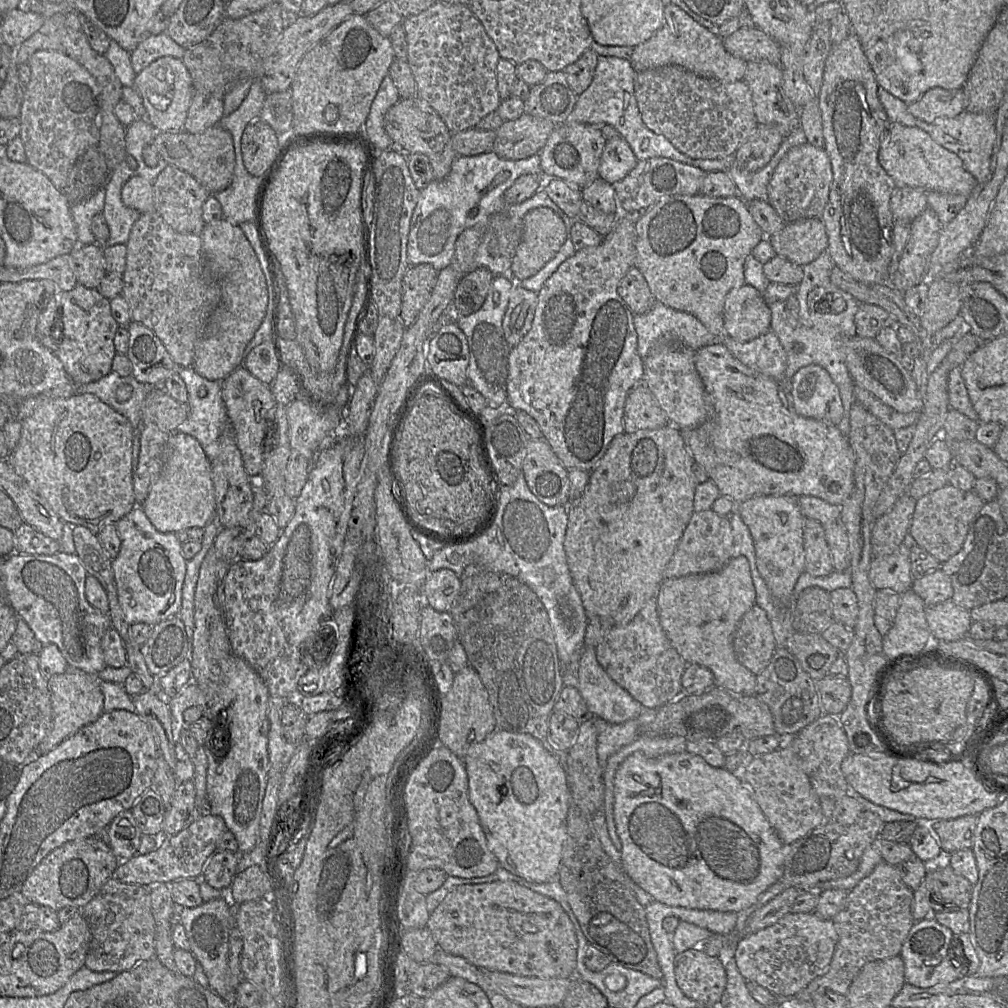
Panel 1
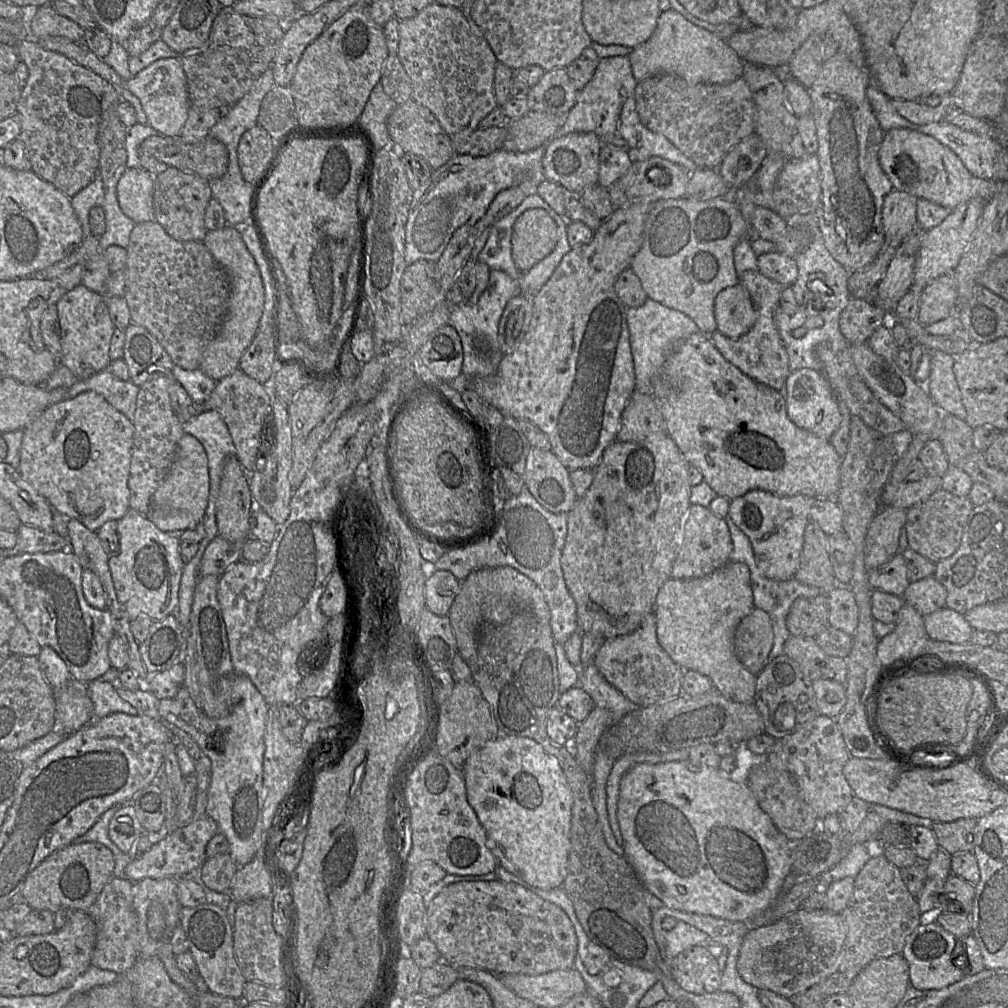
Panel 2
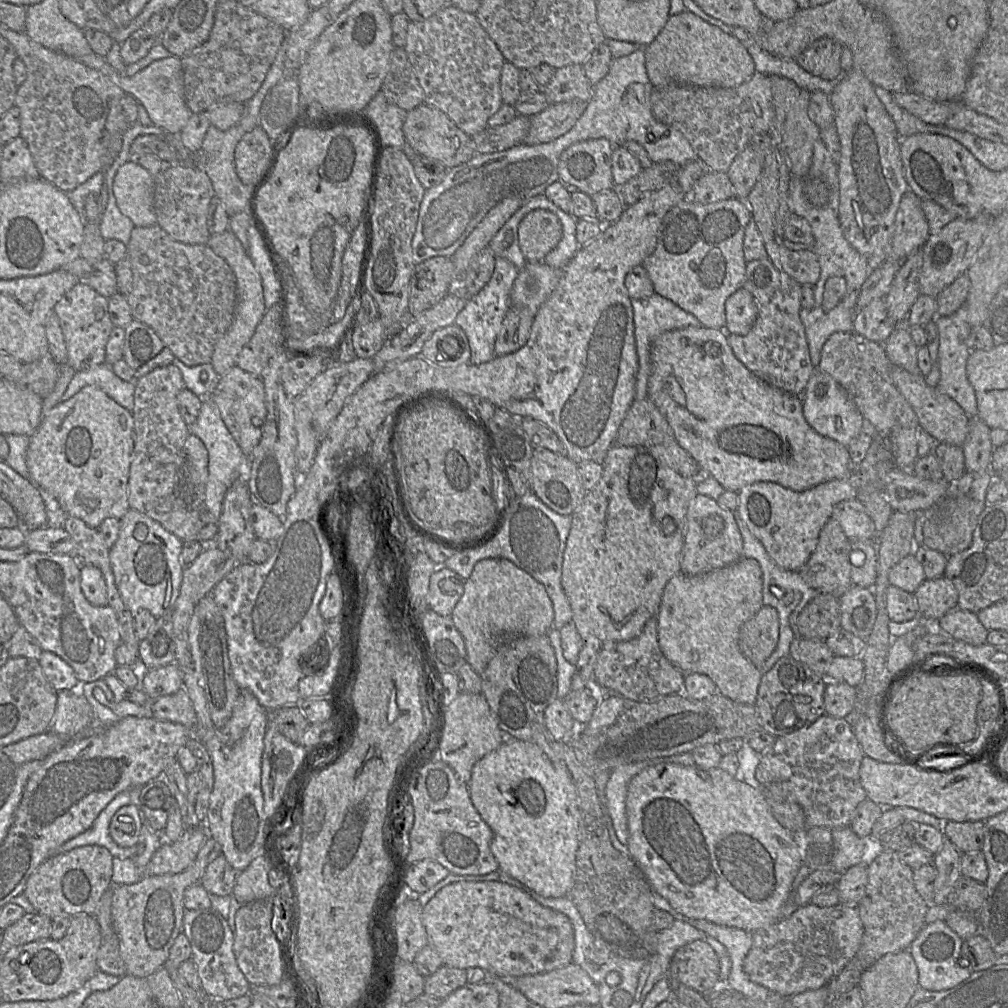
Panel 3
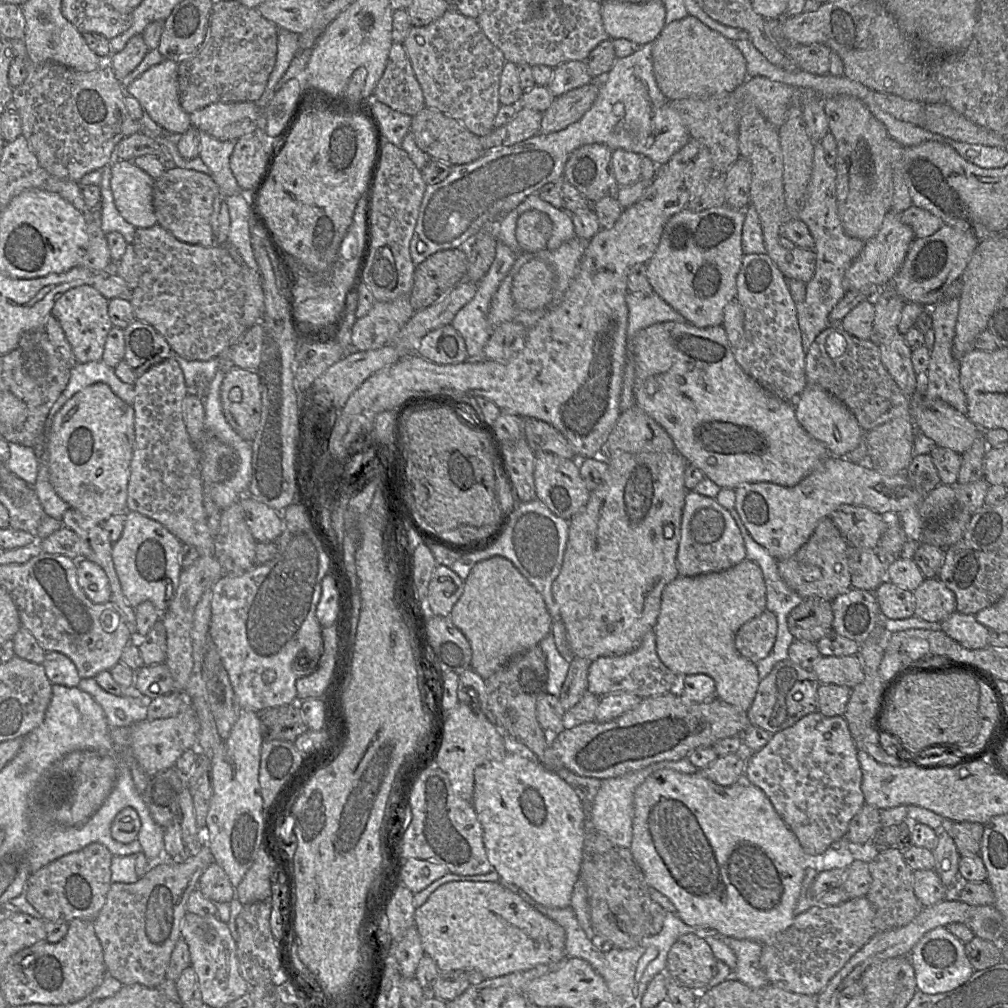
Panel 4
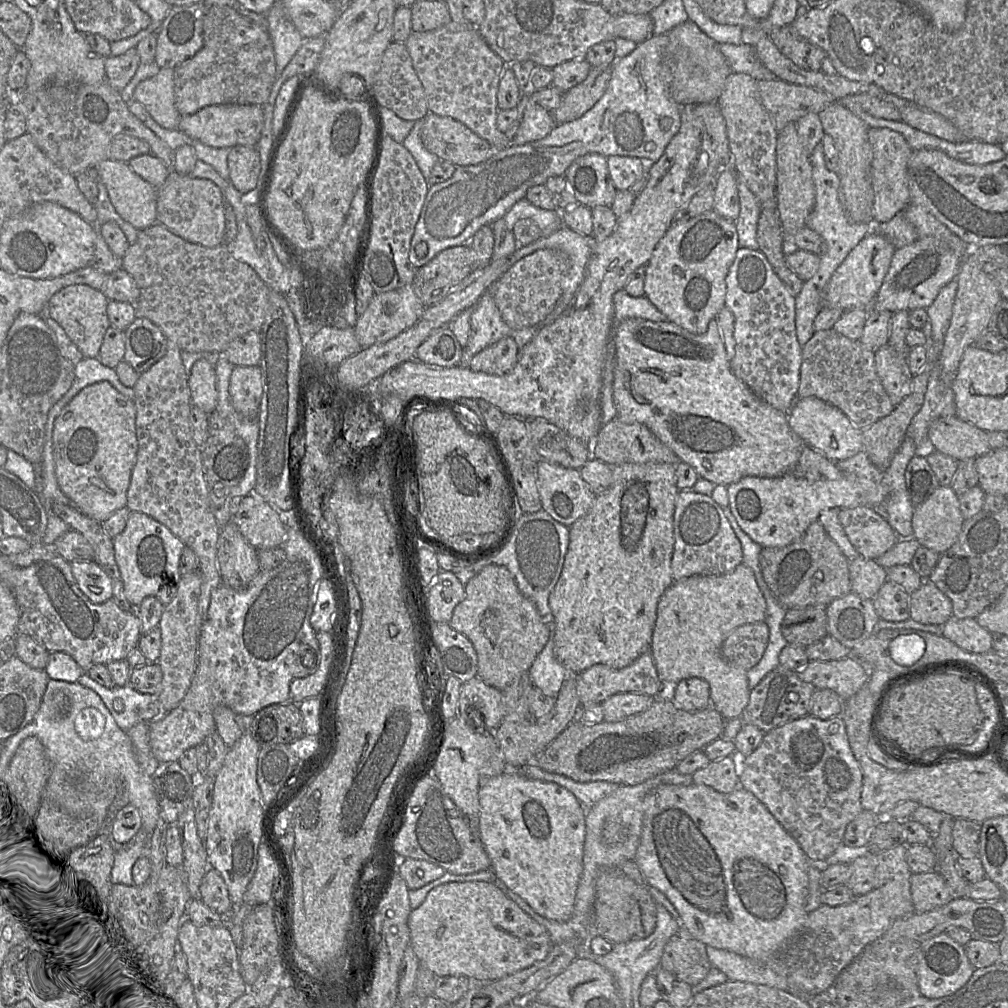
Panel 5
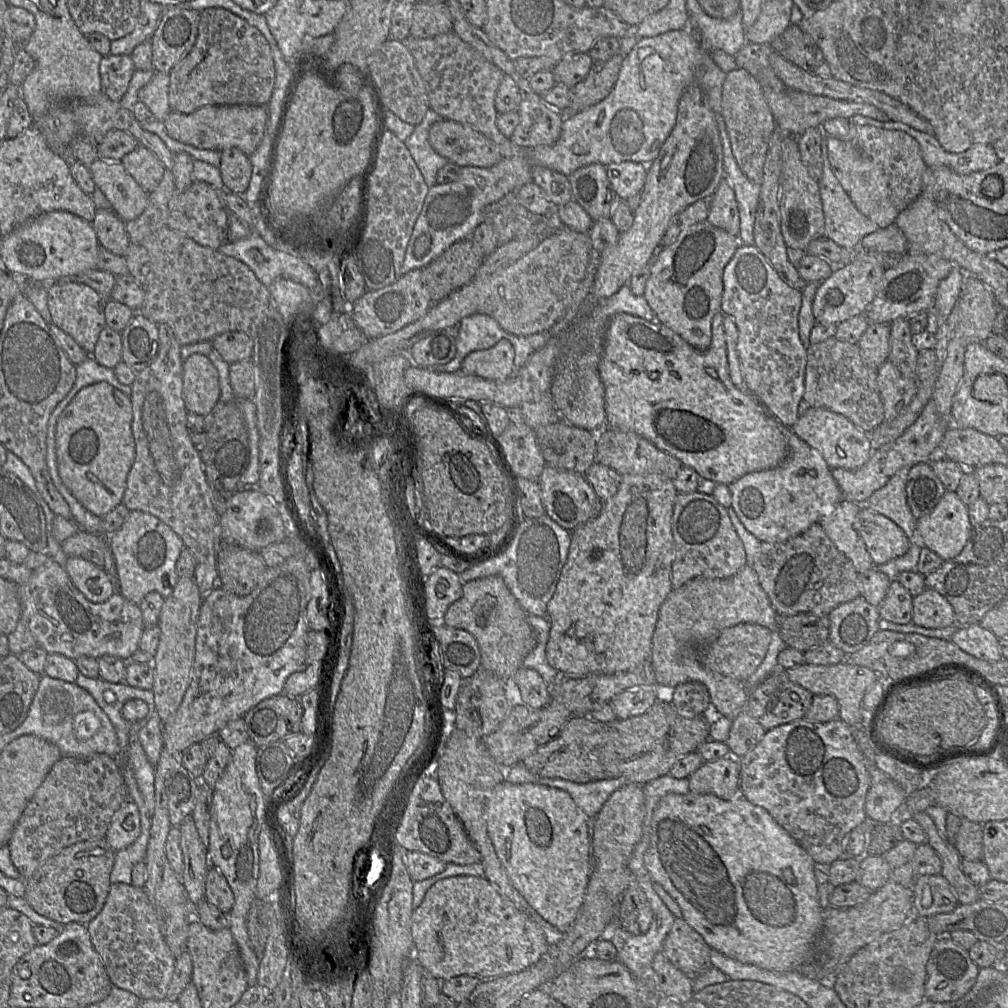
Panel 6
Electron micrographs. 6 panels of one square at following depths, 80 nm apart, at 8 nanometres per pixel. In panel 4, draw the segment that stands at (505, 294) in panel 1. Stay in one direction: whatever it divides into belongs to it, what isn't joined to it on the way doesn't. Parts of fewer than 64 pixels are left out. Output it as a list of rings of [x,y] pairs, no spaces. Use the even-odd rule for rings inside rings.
[[[497,241],[495,259],[489,271],[477,284],[477,290],[474,297],[455,315],[451,322],[451,325],[458,331],[465,341],[467,354],[468,357],[470,357],[470,359],[466,360],[467,362],[480,362],[481,360],[487,360],[483,357],[483,349],[494,329],[488,319],[490,305],[494,294],[514,264],[516,257],[517,255],[508,246]]]

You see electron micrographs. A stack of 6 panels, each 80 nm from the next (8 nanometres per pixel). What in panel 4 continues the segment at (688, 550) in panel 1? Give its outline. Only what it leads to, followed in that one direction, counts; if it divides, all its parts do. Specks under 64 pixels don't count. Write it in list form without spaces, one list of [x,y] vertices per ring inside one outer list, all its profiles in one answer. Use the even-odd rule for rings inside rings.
[[[694,490],[687,491],[676,558],[679,576],[721,572],[739,564],[745,557],[744,540],[730,512],[715,498],[701,495]]]

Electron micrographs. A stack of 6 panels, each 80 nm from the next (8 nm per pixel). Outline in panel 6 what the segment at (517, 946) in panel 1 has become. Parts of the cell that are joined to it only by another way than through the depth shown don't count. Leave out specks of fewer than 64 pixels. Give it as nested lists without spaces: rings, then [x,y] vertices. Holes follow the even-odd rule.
[[[452,876],[435,882],[410,917],[413,956],[426,974],[445,981],[460,975],[484,979],[520,972],[550,949],[550,935],[505,899],[484,877]]]

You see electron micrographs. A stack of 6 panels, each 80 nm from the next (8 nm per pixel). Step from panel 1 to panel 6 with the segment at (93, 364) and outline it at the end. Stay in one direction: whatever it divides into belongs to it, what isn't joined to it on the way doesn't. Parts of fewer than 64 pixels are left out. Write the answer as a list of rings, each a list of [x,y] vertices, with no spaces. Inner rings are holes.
[[[75,282],[49,283],[47,284],[47,306],[52,322],[66,334],[71,336],[75,342],[89,355],[92,355],[99,334],[106,327],[104,308],[107,300],[102,298],[93,288]]]

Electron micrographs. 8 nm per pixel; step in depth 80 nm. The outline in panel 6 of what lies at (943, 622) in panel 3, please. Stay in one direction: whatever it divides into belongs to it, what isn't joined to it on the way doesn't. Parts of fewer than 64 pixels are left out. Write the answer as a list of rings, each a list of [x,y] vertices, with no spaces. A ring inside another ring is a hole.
[[[979,623],[959,627],[951,641],[980,660],[996,662],[1002,659],[998,638]]]

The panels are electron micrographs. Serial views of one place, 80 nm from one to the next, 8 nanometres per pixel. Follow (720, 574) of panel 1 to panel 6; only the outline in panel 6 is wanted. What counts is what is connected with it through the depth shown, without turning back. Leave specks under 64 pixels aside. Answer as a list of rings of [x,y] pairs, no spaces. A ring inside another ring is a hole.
[[[745,565],[735,575],[725,579],[695,578],[678,589],[672,589],[662,603],[654,635],[650,661],[658,687],[675,688],[686,682],[700,682],[704,684],[710,694],[712,716],[733,719],[746,710],[749,691],[745,683],[712,671],[698,662],[698,648],[707,642],[716,639],[720,633],[732,626],[741,623],[753,623],[774,630],[779,626],[779,616],[770,603],[764,590],[761,588],[756,572],[752,567]]]

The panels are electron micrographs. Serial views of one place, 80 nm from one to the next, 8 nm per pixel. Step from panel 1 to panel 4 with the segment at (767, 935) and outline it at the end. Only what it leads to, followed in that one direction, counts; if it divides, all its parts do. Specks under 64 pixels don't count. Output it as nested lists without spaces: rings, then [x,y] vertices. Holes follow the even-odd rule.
[[[866,897],[848,899],[834,906],[815,905],[796,915],[787,929],[762,945],[759,963],[769,984],[793,993],[818,995],[848,960],[877,933],[874,917],[874,908]]]

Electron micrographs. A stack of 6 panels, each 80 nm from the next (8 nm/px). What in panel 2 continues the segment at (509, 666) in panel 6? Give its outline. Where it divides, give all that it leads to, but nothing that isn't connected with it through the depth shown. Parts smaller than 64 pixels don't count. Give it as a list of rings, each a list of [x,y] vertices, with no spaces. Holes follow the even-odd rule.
[[[510,566],[485,567],[471,572],[462,581],[461,590],[448,614],[458,653],[467,663],[472,663],[477,655],[480,627],[486,623],[505,623],[518,612],[531,612],[541,621],[550,622],[550,609],[534,581]]]

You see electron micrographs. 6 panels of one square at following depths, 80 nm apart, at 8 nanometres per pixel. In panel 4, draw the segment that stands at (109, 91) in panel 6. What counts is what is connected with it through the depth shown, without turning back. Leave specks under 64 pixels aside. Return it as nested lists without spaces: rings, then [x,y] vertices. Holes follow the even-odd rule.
[[[138,34],[120,52],[113,53],[108,60],[104,60],[104,63],[111,66],[116,79],[121,81],[142,62],[148,52],[142,34]]]

